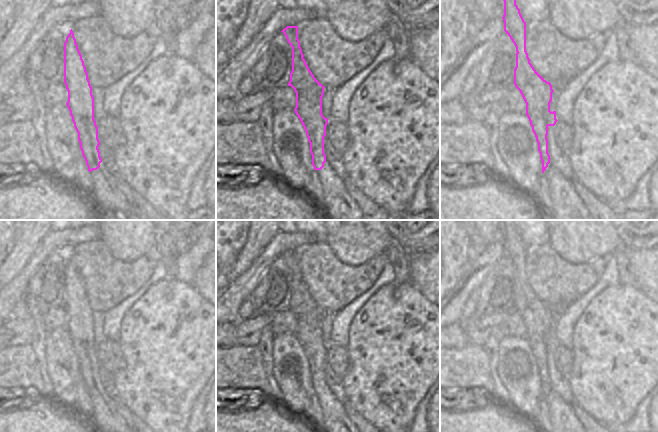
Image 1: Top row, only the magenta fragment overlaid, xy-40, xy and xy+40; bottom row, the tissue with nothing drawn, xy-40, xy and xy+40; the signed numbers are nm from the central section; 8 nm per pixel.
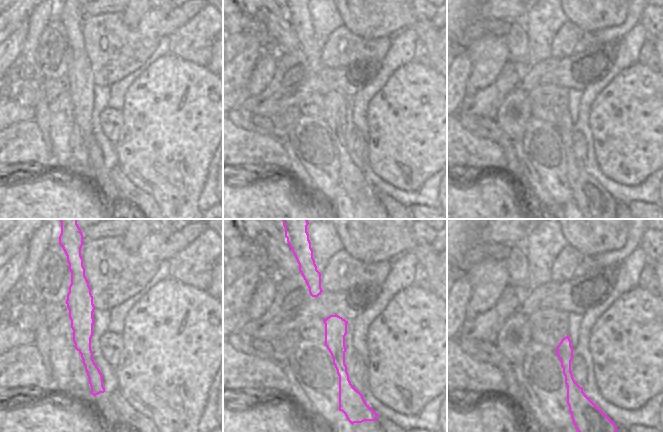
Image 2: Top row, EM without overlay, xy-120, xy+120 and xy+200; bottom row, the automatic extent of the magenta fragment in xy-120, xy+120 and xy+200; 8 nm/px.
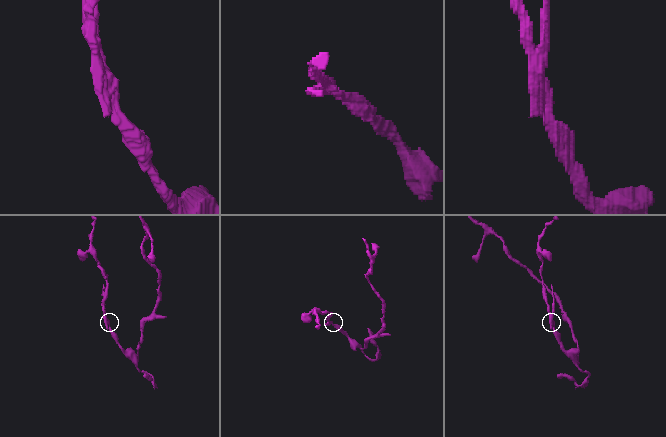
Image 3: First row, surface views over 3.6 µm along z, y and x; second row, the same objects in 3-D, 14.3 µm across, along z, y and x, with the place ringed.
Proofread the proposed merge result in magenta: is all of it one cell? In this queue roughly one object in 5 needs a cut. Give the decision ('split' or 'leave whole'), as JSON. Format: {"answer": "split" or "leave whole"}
{"answer": "split"}

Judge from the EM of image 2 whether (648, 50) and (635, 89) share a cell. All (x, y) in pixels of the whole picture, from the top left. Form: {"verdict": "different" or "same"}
{"verdict": "different"}

